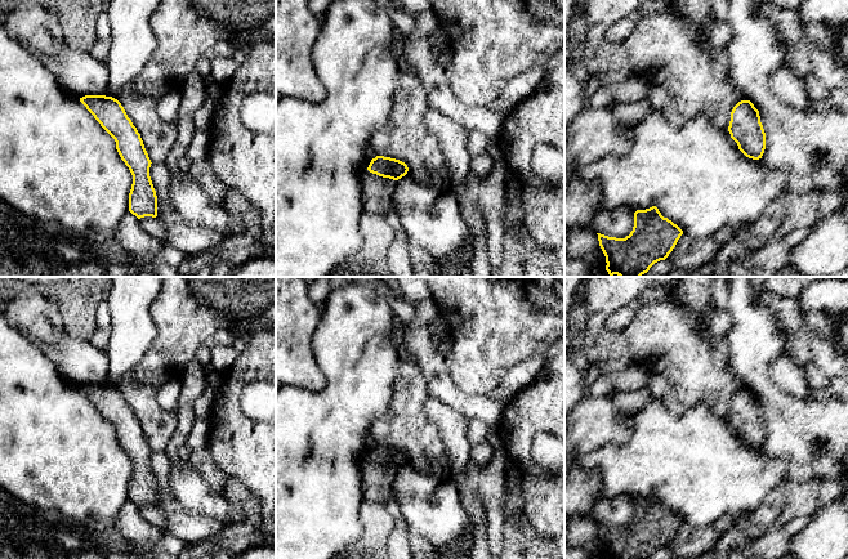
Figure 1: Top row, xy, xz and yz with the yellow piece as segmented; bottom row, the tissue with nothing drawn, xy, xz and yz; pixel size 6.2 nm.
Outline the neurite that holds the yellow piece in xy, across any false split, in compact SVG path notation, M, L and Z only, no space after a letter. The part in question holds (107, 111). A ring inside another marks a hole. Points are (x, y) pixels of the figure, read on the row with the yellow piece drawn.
M85 95L80 102L101 126L115 139L116 149L133 175L129 193L129 211L138 219L157 216L157 196L149 167L151 160L140 134L128 117L121 103L106 95Z

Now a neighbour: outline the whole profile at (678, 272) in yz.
M675 268L664 277L702 277L697 268Z

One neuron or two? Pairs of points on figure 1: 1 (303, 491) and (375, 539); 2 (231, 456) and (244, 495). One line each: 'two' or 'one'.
1: two
2: two

